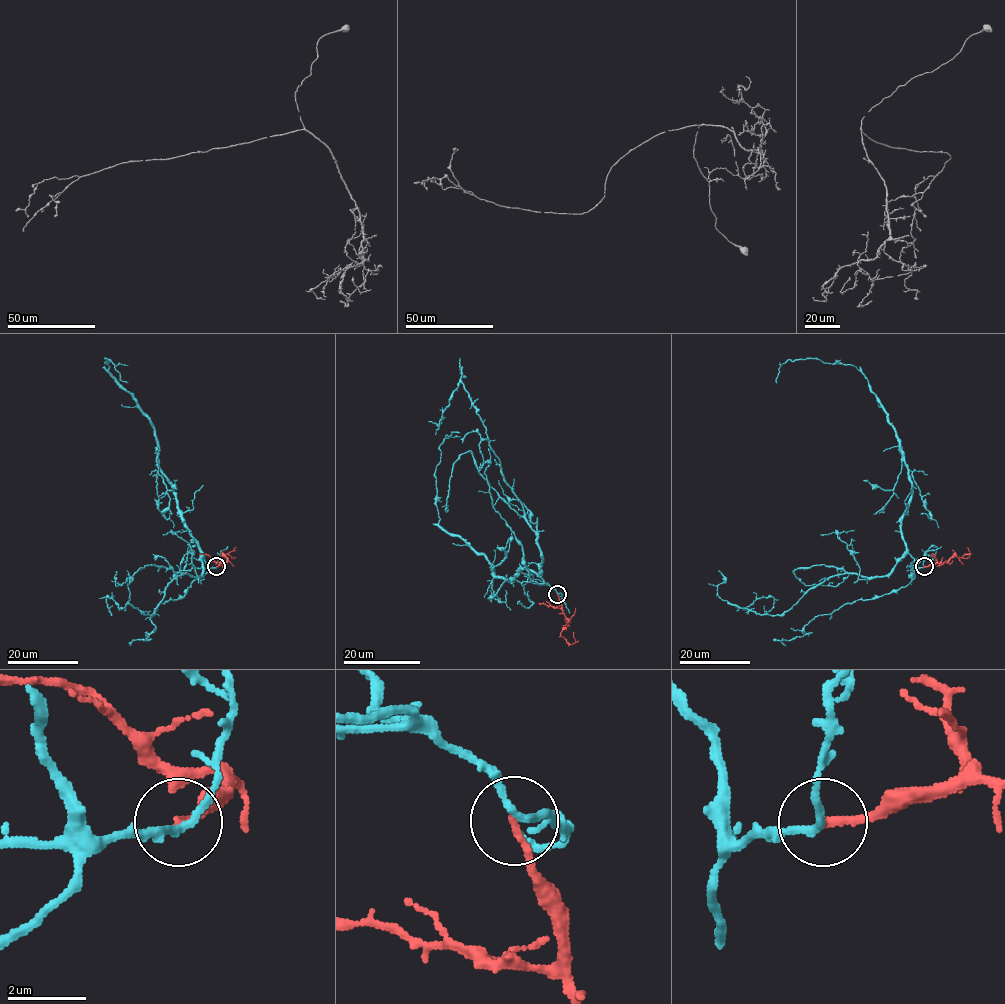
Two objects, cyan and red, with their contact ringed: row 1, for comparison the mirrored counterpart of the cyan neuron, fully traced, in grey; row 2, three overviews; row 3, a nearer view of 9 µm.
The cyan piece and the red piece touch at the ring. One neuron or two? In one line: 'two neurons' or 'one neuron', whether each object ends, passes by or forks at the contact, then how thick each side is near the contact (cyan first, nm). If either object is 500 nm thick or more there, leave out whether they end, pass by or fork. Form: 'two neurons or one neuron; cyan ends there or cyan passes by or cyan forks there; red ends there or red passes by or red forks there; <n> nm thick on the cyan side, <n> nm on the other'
two neurons; cyan passes by; red ends there; 180 nm thick on the cyan side, 180 nm on the other

